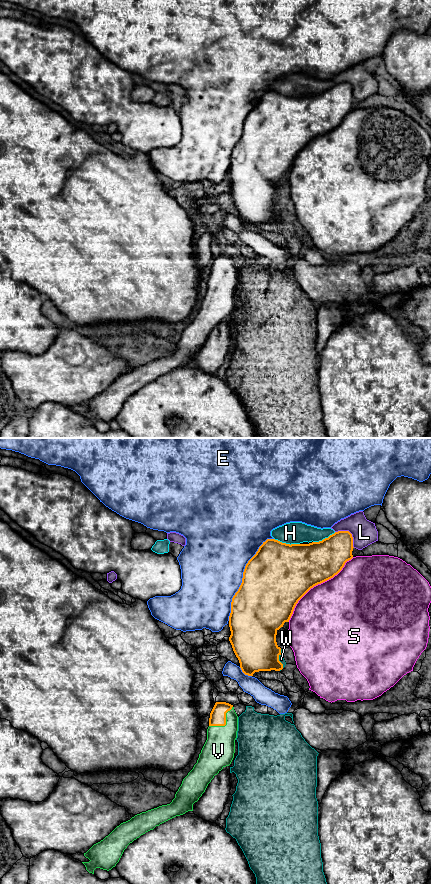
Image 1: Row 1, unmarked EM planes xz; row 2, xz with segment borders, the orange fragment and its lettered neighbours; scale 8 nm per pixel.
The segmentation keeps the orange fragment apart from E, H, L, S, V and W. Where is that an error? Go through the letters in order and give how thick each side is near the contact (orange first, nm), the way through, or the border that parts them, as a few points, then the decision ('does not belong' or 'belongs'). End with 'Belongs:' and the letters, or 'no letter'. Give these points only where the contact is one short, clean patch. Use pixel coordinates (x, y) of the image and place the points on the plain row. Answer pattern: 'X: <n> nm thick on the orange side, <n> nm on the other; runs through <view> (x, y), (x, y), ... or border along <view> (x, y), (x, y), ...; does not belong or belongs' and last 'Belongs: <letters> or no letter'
E: 500 nm thick on the orange side, 480 nm on the other; does not belong
H: 500 nm thick on the orange side, 180 nm on the other; does not belong
L: 280 nm thick on the orange side, 200 nm on the other; does not belong
S: 440 nm thick on the orange side, 480 nm on the other; does not belong
V: 130 nm thick on the orange side, 260 nm on the other; runs through xz (218, 266), (225, 275), (218, 303); belongs
W: 360 nm thick on the orange side, 50 nm on the other; does not belong
Belongs: V

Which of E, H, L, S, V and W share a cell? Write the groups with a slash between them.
E S / H / L / V / W

